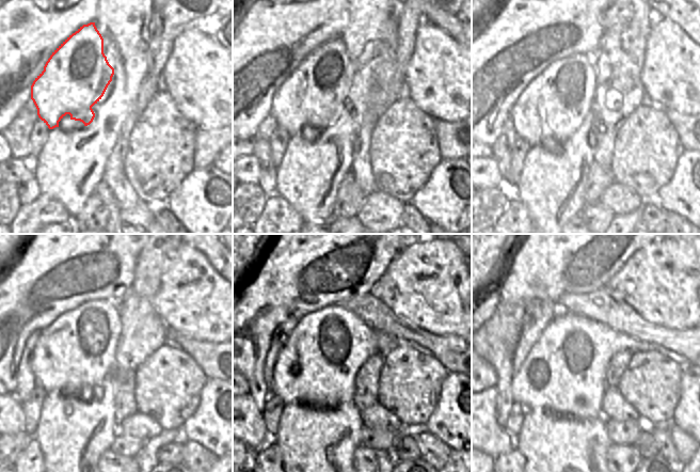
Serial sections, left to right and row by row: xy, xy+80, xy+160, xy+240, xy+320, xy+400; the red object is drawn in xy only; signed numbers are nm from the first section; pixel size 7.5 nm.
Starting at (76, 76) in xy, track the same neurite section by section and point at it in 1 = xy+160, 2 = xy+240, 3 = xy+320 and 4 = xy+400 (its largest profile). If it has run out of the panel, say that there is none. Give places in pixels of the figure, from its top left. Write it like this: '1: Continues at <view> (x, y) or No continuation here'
1: Continues at xy+160 (555, 103)
2: Continues at xy+240 (74, 355)
3: Continues at xy+320 (316, 367)
4: Continues at xy+400 (565, 371)

